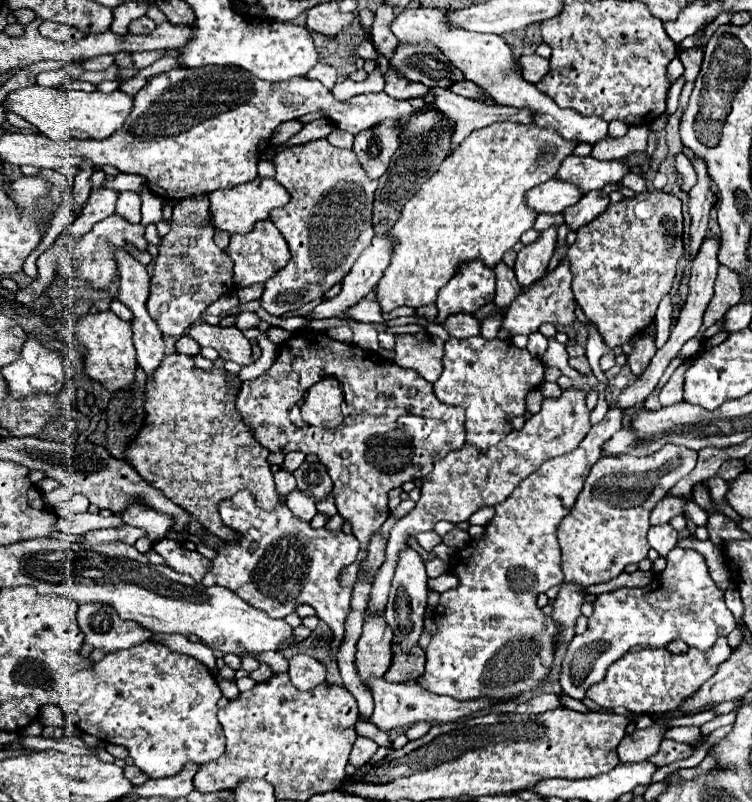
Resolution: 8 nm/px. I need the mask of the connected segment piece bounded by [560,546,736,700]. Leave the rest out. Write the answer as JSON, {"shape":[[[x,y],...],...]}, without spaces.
{"shape":[[[676,546],[666,560],[668,564],[656,582],[644,588],[620,588],[596,598],[586,632],[574,636],[568,646],[560,674],[562,694],[582,700],[592,684],[604,680],[608,666],[622,658],[632,646],[664,648],[668,642],[682,638],[692,648],[708,650],[716,638],[728,636],[736,628],[734,616],[724,604],[724,592],[716,588],[708,574],[706,560],[698,552]]]}

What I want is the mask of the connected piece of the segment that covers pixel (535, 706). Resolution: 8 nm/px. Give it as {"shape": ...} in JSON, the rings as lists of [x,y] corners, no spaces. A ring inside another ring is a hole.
{"shape":[[[542,694],[542,696],[536,696],[524,704],[518,704],[516,712],[520,714],[542,714],[542,712],[548,712],[548,710],[554,710],[562,706],[560,704],[560,698],[556,694]]]}

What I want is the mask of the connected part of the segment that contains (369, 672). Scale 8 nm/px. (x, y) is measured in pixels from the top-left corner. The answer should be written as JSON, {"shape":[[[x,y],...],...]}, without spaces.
{"shape":[[[366,616],[356,652],[356,668],[360,672],[360,680],[368,680],[368,676],[384,676],[388,664],[392,662],[390,642],[392,628],[388,626],[386,618]]]}

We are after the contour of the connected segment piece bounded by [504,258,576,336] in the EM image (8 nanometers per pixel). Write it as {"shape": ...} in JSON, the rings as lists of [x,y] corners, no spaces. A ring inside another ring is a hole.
{"shape":[[[564,258],[556,270],[544,274],[540,280],[536,280],[530,288],[526,288],[508,308],[504,314],[504,328],[514,334],[532,334],[540,328],[540,324],[548,322],[554,326],[570,326],[576,320],[576,300],[572,294],[572,272],[570,262]]]}

